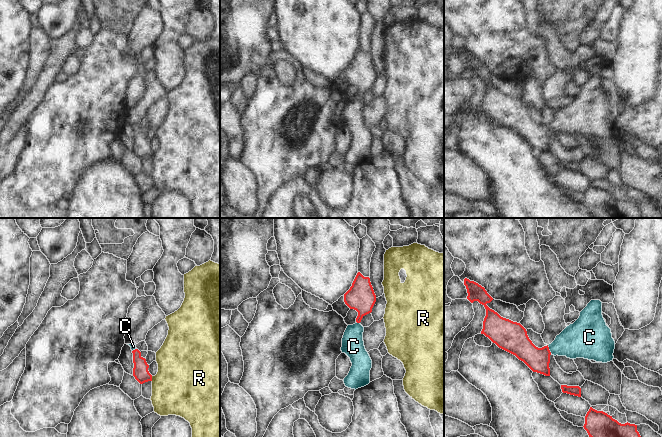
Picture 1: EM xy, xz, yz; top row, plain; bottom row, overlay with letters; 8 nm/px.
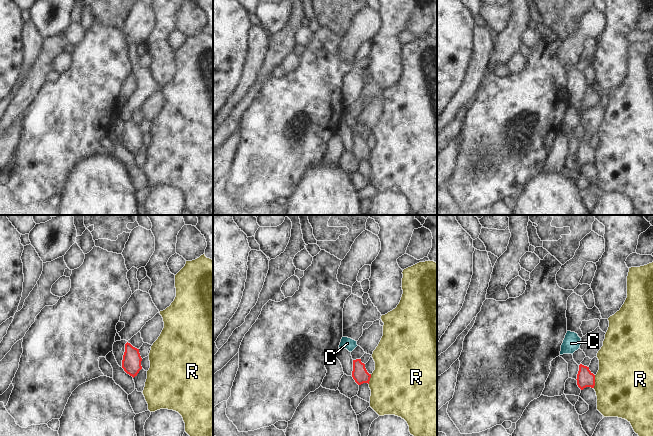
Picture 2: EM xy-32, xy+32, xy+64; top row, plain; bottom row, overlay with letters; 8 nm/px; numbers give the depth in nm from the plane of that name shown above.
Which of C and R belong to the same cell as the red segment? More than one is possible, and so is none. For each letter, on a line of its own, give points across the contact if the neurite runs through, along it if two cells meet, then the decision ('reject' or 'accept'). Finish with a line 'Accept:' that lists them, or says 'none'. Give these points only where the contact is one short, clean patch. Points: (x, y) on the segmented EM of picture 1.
C: way yz (518, 343), (527, 352), (548, 349), (577, 340); accept
R: reject
Accept: C

